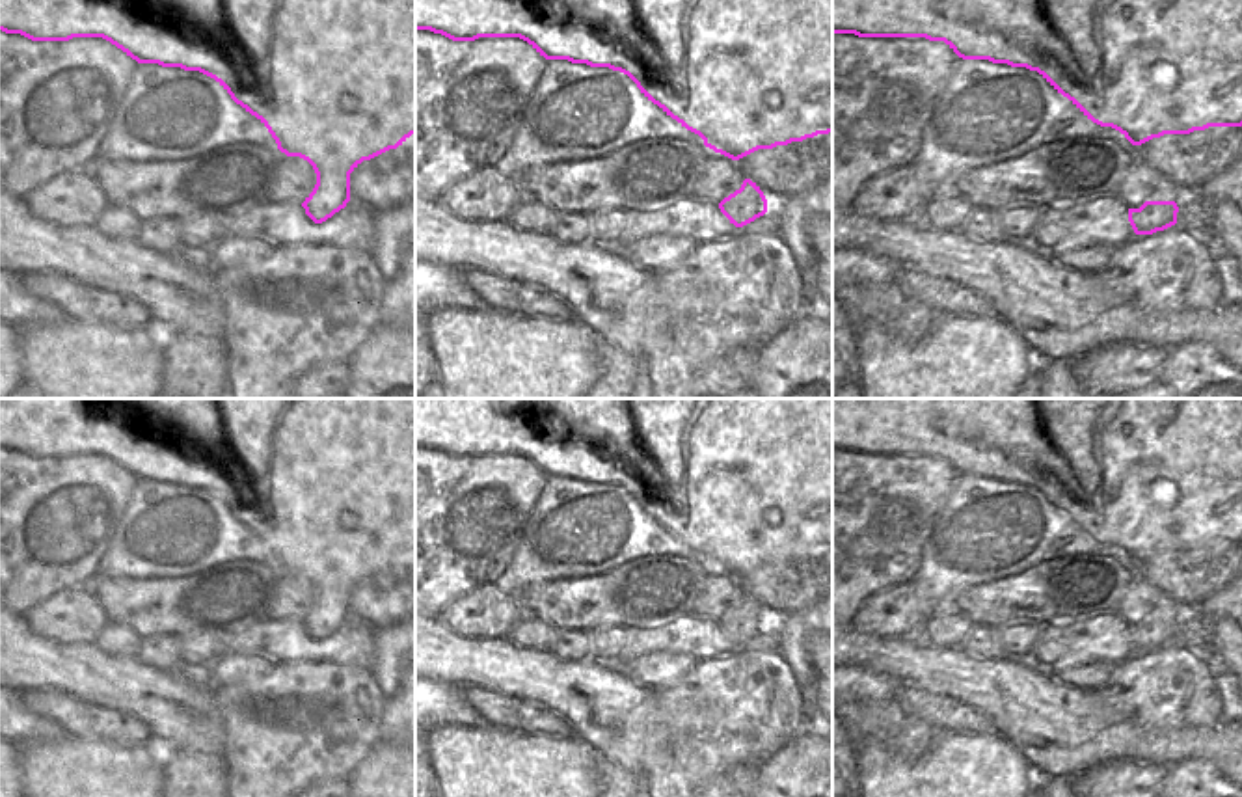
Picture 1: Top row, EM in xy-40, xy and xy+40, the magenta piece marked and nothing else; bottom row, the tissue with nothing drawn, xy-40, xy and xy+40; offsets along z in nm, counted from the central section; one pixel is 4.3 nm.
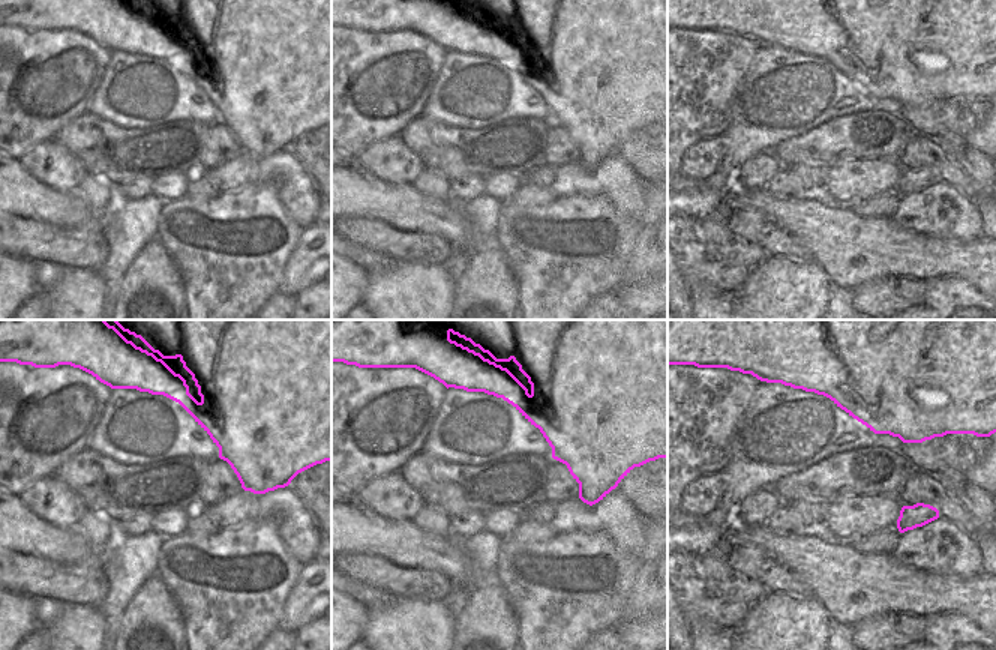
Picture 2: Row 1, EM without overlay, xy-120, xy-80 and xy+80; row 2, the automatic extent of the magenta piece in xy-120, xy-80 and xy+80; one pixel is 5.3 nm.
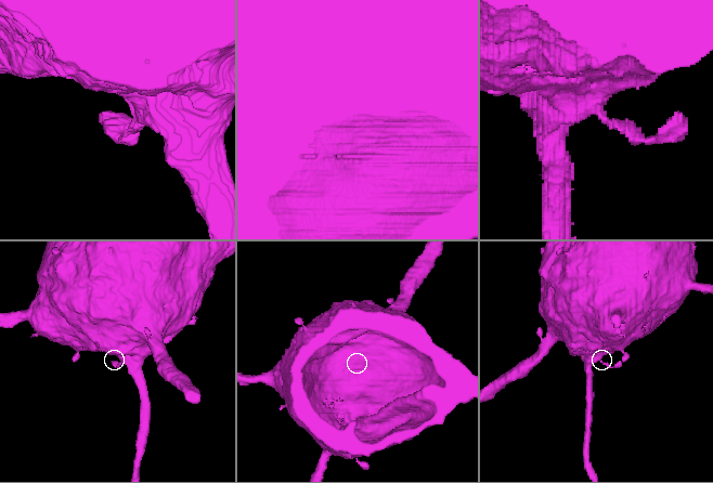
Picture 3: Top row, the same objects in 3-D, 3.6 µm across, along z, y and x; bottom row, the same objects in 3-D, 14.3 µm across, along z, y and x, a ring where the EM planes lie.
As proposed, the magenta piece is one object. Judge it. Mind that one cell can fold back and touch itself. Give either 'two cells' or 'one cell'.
two cells

